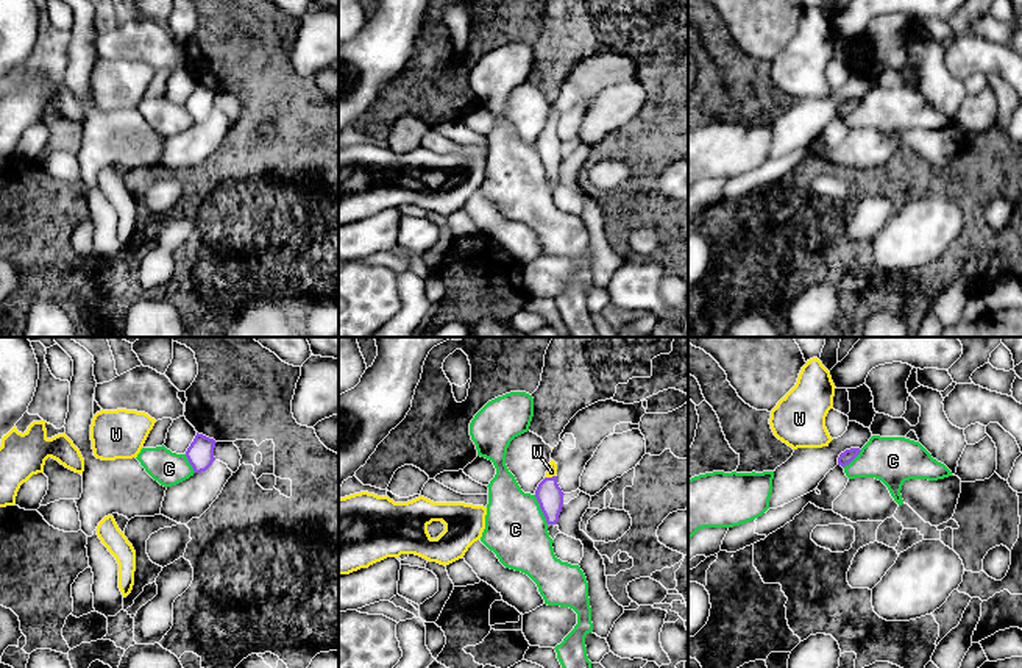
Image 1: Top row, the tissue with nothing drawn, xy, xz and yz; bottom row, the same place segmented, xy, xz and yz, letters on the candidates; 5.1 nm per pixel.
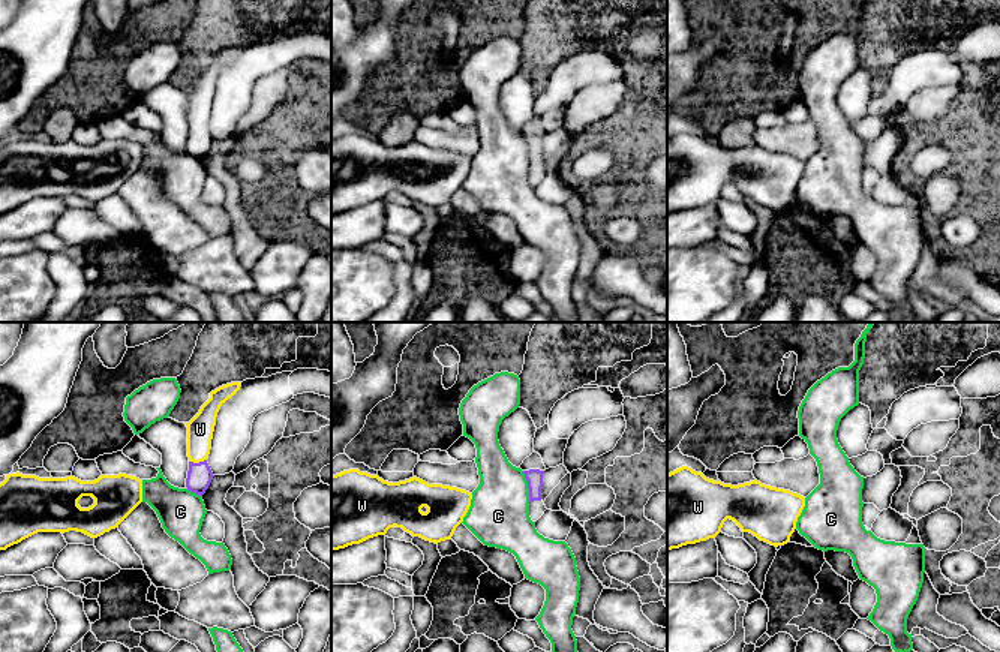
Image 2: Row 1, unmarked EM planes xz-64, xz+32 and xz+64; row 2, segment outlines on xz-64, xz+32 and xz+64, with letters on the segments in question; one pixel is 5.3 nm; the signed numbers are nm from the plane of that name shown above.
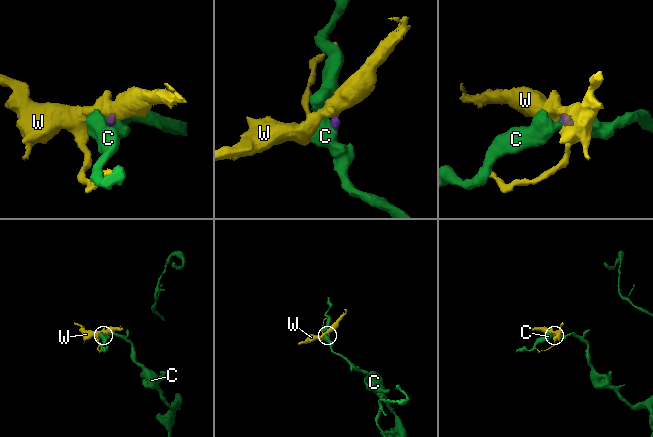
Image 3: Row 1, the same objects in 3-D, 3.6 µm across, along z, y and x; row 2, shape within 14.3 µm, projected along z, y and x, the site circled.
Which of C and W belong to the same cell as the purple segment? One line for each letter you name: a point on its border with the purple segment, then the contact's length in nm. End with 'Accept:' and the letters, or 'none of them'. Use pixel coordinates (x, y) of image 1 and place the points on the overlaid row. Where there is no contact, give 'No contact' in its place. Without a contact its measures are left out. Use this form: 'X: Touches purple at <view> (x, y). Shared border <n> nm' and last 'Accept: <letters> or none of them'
W: Touches purple at xz (550, 478). Shared border 60 nm
Accept: W

